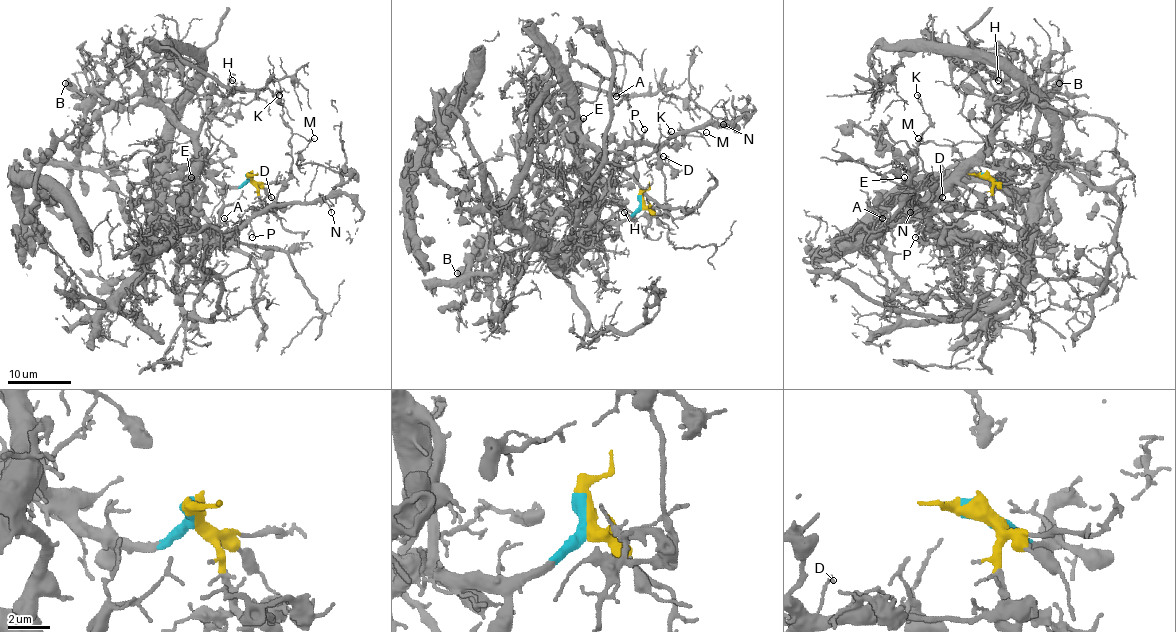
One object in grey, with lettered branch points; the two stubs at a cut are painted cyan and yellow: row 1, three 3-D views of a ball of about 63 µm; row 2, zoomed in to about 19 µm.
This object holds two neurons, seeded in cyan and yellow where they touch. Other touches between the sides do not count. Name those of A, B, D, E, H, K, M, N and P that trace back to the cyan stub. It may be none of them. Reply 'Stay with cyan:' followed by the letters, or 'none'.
Stay with cyan: A, B, E, H

